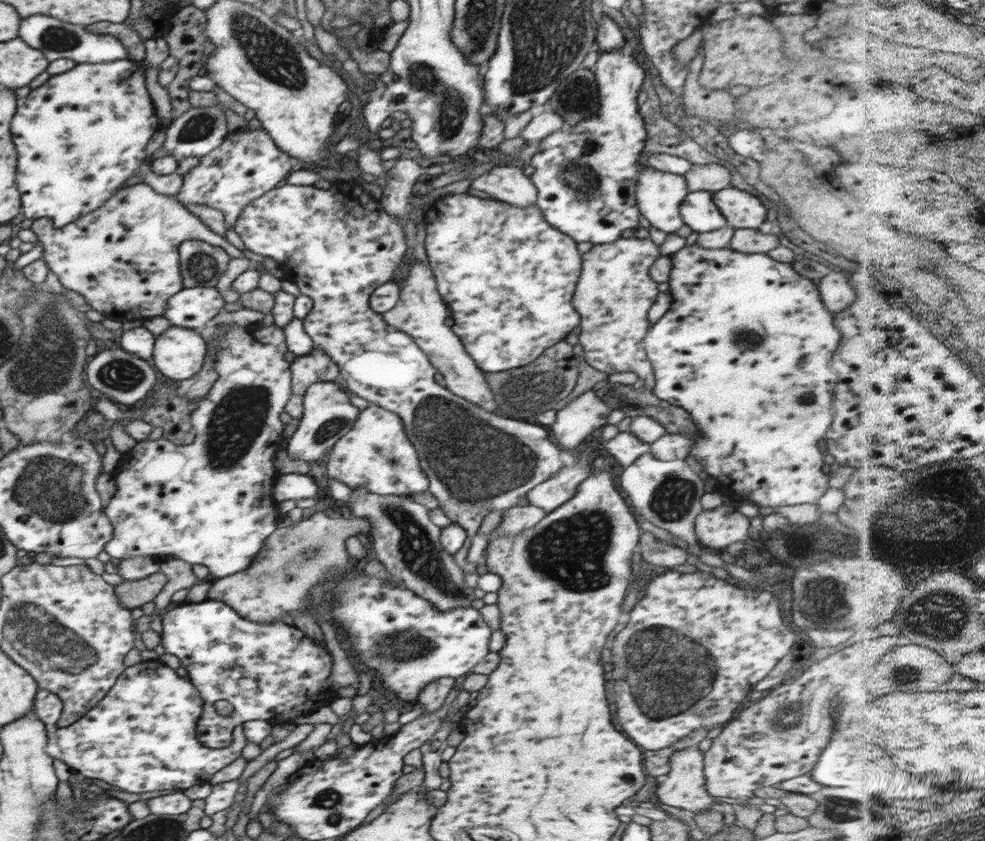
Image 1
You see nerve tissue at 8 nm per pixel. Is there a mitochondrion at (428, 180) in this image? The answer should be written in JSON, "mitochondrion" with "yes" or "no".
{"mitochondrion":"no"}

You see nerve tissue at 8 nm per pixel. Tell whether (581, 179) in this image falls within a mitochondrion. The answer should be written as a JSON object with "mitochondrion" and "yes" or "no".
{"mitochondrion":"yes"}

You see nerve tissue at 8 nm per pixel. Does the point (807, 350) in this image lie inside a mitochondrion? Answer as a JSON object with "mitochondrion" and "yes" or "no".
{"mitochondrion":"no"}

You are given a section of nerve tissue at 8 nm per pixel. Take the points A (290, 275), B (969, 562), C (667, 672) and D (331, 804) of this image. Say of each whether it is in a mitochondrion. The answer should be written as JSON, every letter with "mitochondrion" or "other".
{"A":"other","B":"other","C":"mitochondrion","D":"mitochondrion"}

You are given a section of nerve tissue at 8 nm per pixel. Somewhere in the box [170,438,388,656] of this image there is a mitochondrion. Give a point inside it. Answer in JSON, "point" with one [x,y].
{"point":[311,551]}

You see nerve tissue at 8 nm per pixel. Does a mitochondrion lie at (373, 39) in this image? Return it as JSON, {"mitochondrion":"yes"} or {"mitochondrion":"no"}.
{"mitochondrion":"no"}

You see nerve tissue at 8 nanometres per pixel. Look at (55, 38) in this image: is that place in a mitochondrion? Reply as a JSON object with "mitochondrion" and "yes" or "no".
{"mitochondrion":"yes"}

